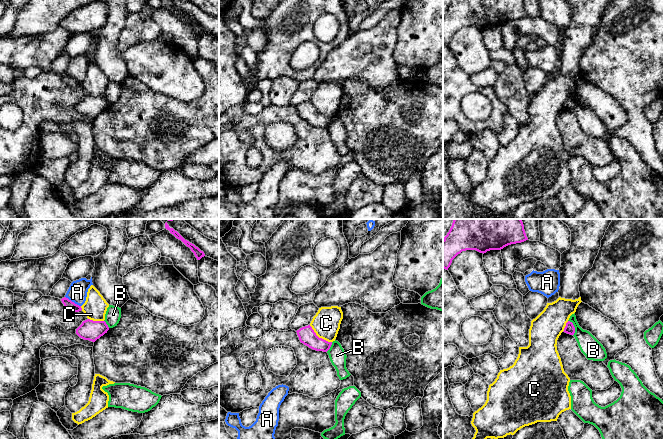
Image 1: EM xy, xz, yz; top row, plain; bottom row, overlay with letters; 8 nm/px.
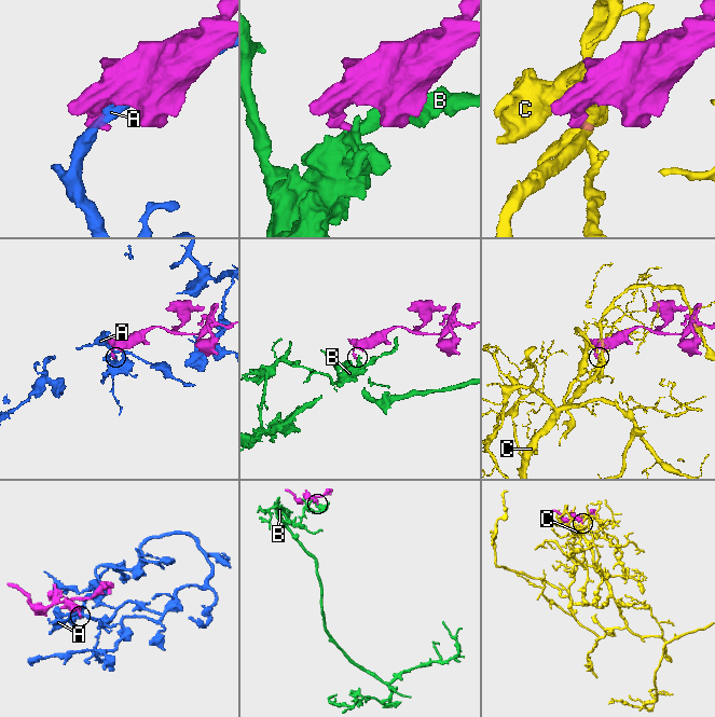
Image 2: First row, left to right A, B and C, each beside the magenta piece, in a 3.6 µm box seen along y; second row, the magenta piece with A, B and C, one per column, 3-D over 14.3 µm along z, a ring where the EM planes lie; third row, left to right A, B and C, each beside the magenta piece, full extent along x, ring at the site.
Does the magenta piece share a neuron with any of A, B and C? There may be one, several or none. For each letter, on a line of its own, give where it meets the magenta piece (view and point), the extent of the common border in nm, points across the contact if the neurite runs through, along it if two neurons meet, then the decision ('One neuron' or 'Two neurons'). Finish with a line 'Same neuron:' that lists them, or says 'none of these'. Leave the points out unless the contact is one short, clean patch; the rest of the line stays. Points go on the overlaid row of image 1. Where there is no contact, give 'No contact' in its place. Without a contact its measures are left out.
A: Touches magenta at xy (73, 302). Shared border 150 nm. Boundary: xy (65, 296), (80, 306). Two neurons
B: Touches magenta at yz (574, 327). Shared border 130 nm. Boundary: yz (568, 320), (574, 327), (573, 335). Two neurons
C: Touches magenta at xz (318, 337). Shared border 240 nm. Boundary: xz (309, 325), (319, 337), (331, 342). Two neurons
Same neuron: none of these

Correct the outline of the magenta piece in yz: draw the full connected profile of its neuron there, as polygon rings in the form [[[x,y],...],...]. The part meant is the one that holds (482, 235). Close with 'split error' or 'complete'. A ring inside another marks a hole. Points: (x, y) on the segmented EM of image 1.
[[[454,219],[452,226],[443,239],[443,268],[448,270],[452,260],[466,250],[486,253],[528,240],[521,219]]] | complete

